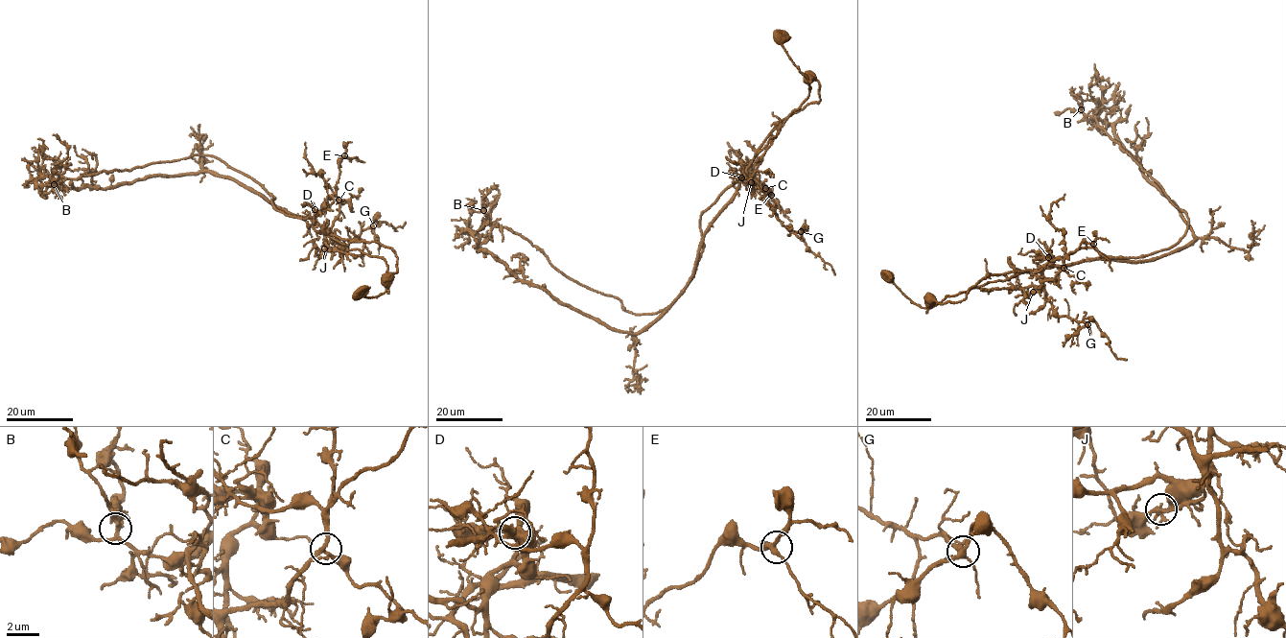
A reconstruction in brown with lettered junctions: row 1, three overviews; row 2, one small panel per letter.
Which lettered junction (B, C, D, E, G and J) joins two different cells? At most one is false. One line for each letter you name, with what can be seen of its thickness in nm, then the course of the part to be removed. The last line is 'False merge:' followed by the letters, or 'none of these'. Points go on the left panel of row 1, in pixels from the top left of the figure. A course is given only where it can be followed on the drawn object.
J: 280 nm | (324, 248), (331, 233), (275, 209), (262, 184), (210, 155), (55, 183), (52, 170), (68, 150), (53, 134)
False merge: J

